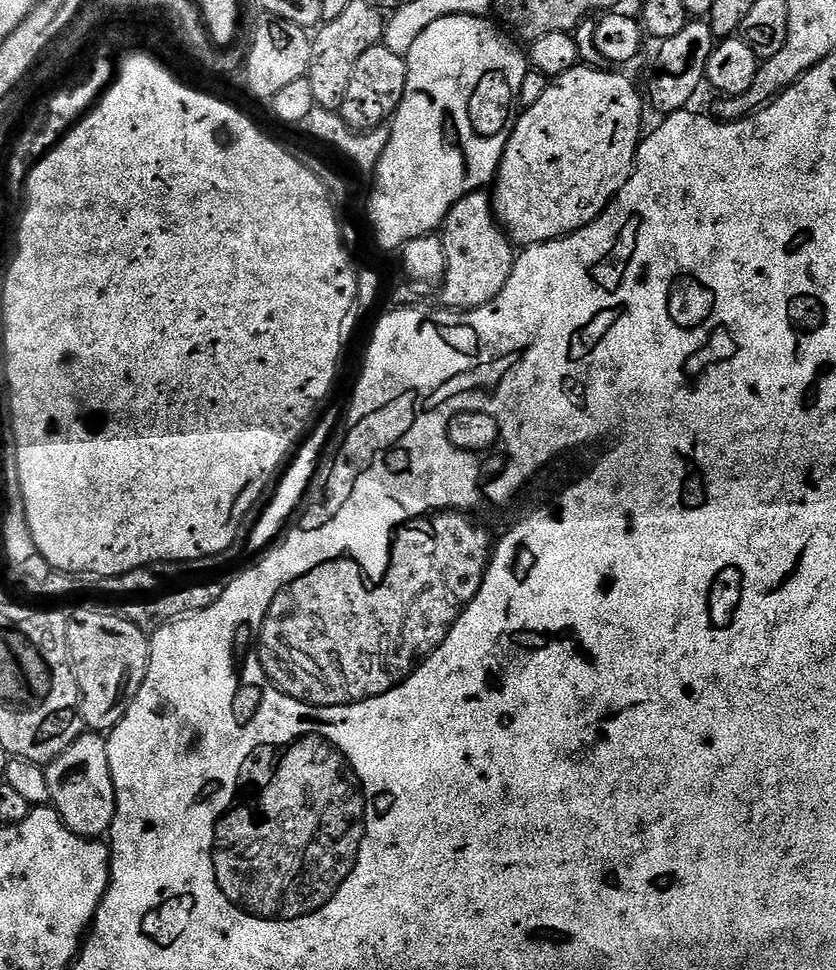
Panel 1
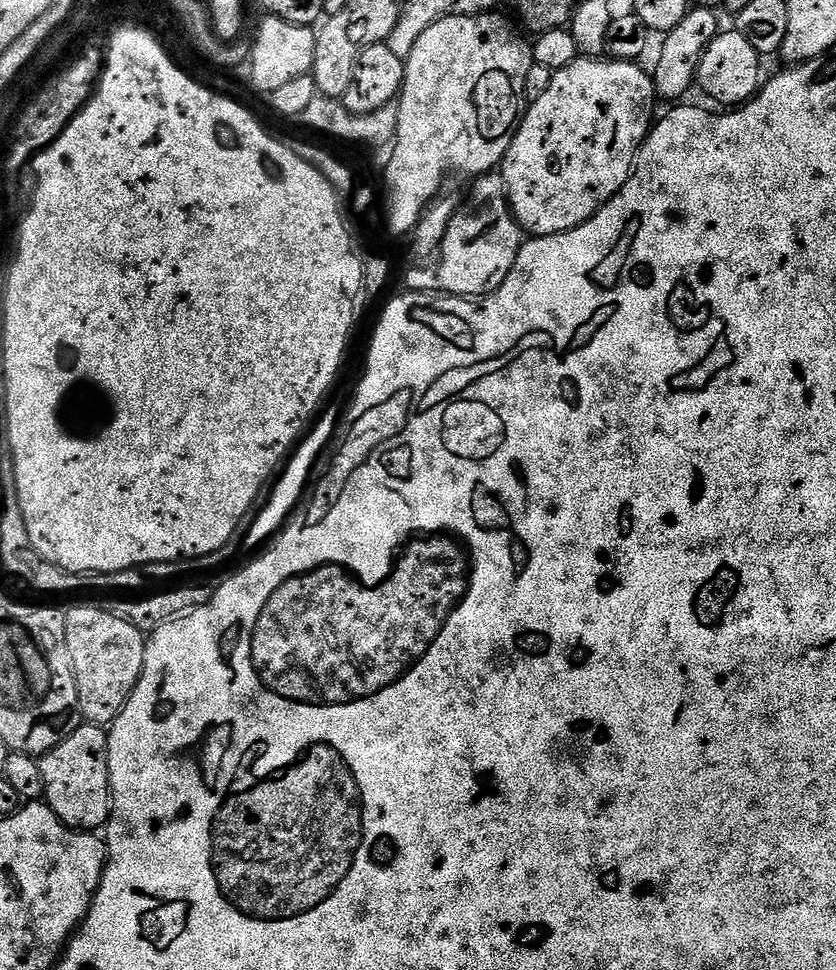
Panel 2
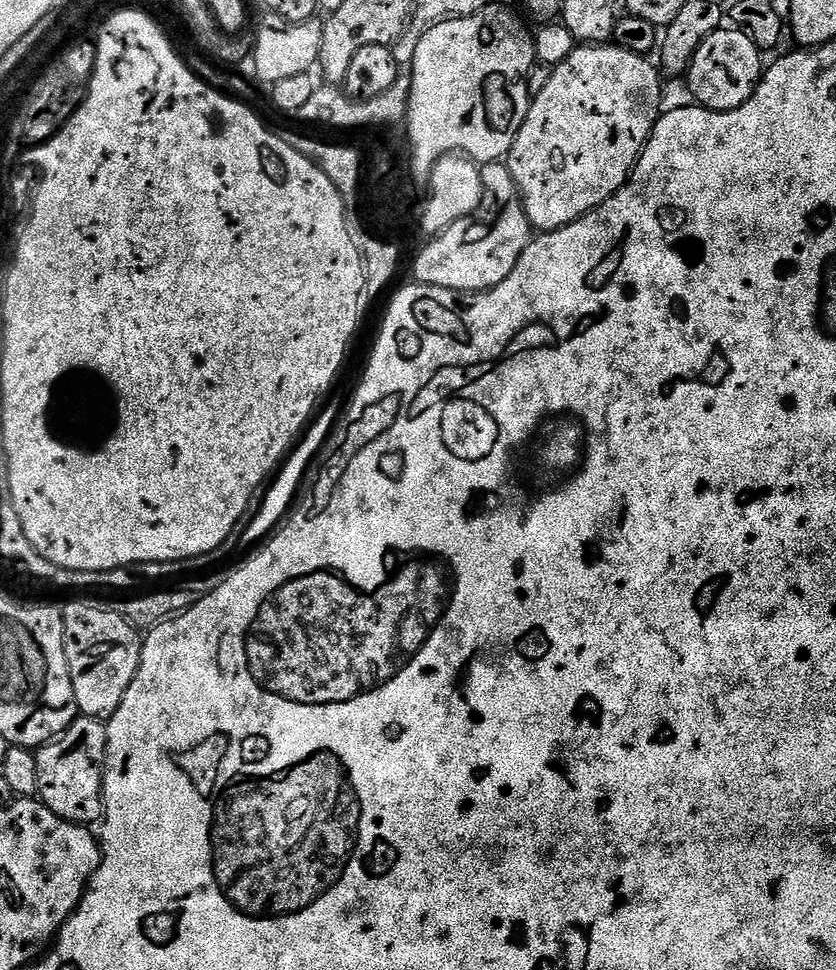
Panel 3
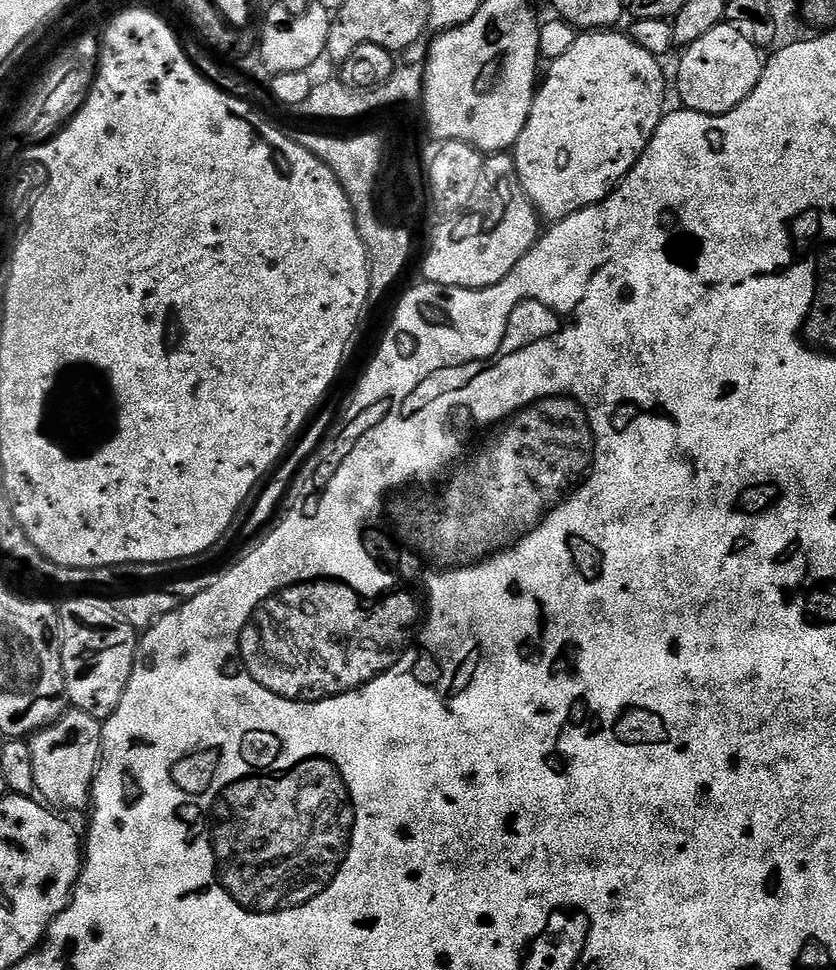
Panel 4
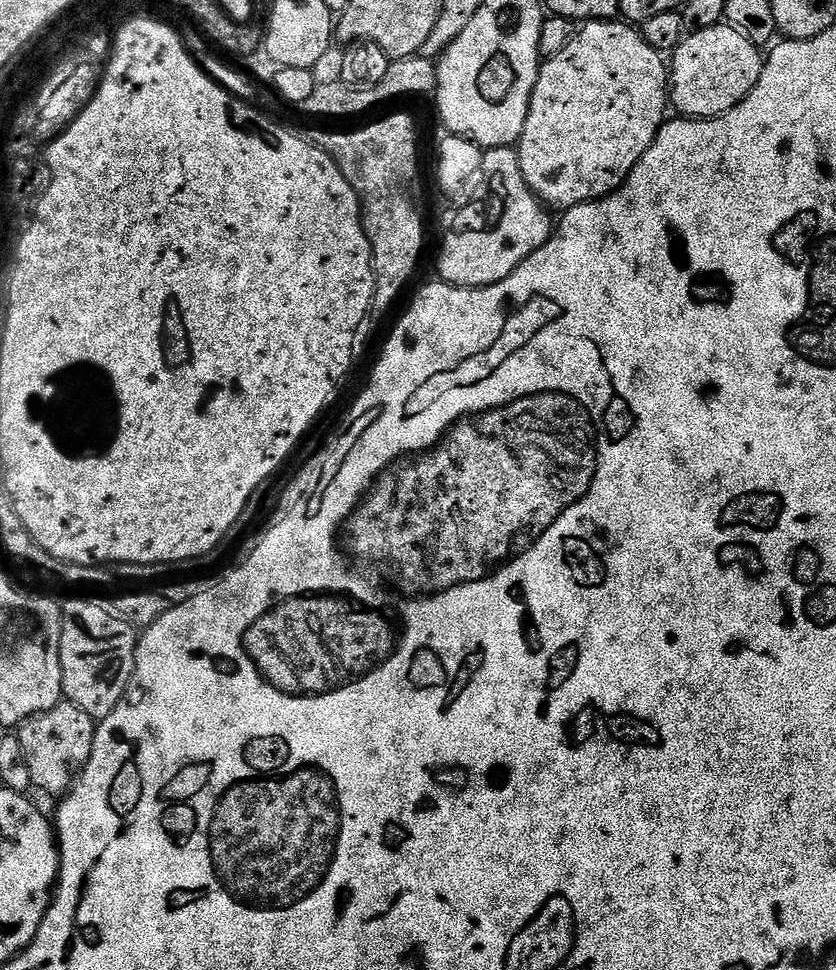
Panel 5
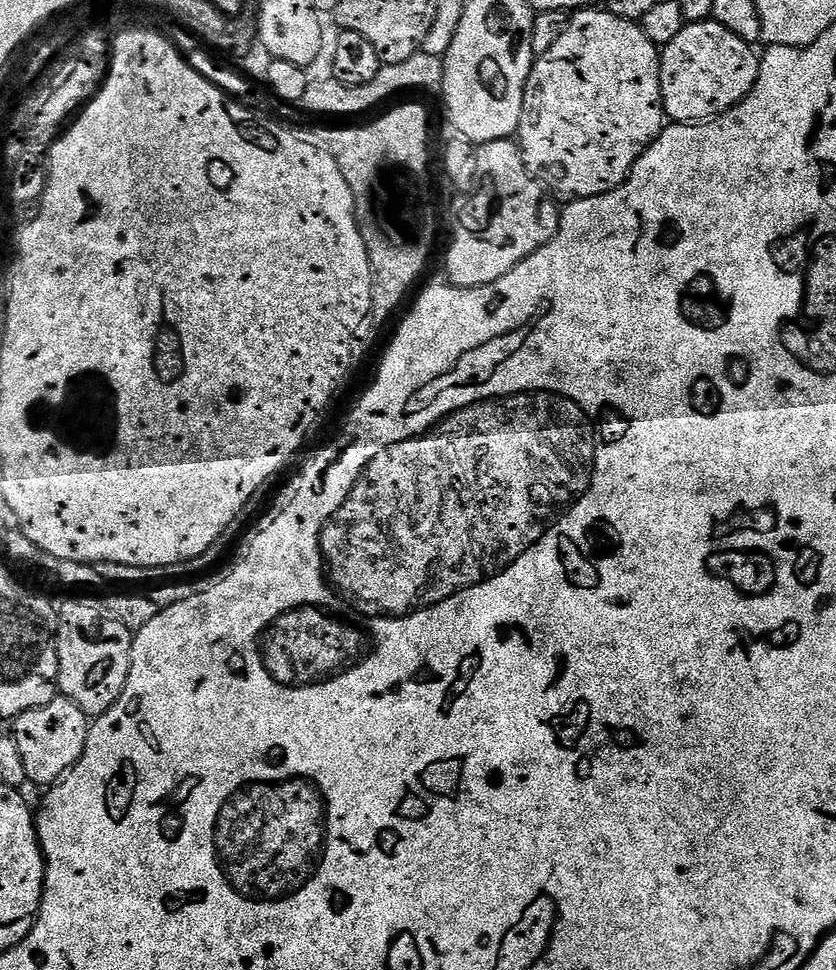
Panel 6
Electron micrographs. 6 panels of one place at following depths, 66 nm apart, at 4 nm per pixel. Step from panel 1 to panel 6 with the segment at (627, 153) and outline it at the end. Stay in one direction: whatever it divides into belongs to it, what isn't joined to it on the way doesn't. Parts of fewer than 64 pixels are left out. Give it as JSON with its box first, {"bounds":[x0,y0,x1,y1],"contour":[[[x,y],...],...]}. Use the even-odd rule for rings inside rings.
{"bounds":[518,7,666,198],"contour":[[[603,7],[571,13],[558,42],[535,61],[531,79],[540,87],[540,109],[536,112],[536,132],[525,131],[518,140],[524,164],[549,189],[557,188],[567,198],[594,198],[623,184],[638,158],[666,127],[657,45],[646,38],[637,21],[616,16]]]}

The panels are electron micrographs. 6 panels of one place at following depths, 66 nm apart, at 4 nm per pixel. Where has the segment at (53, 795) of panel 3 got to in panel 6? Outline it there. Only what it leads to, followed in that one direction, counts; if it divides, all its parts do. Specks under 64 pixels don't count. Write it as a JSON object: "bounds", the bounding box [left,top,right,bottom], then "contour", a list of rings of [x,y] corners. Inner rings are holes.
{"bounds":[10,694,90,786],"contour":[[[60,694],[46,706],[26,710],[11,721],[10,734],[18,742],[22,763],[26,766],[28,784],[51,786],[63,781],[73,766],[82,758],[88,741],[90,717],[67,696]]]}

